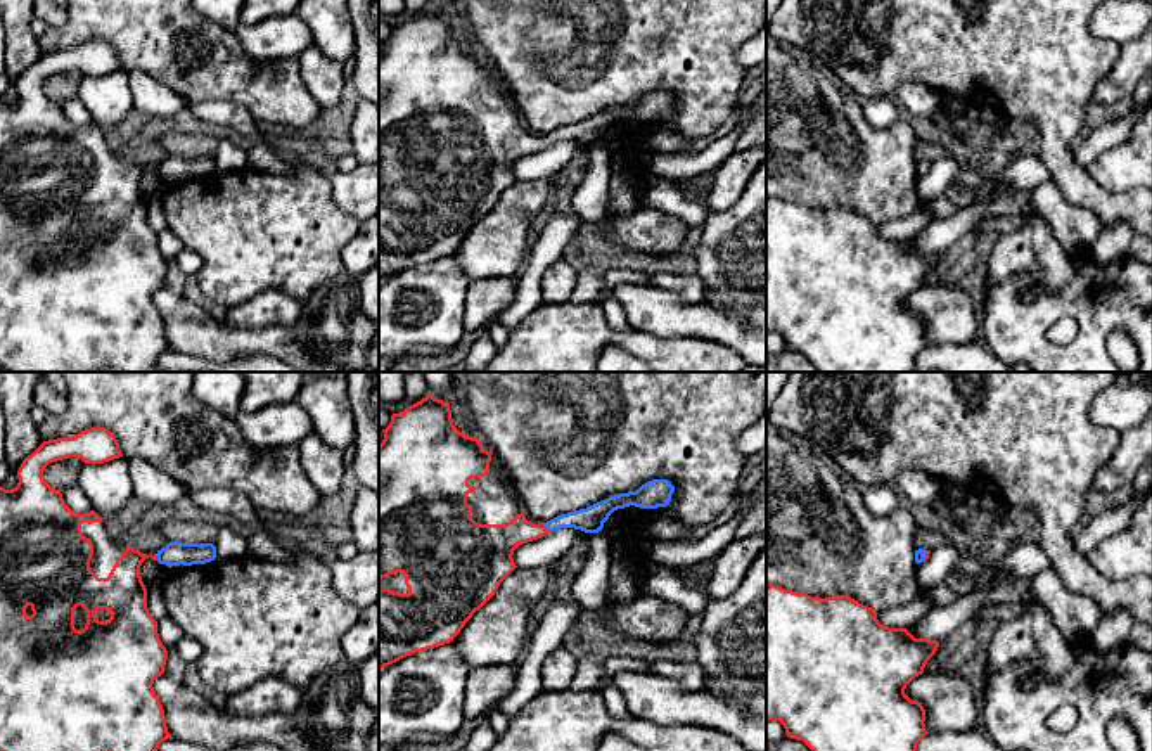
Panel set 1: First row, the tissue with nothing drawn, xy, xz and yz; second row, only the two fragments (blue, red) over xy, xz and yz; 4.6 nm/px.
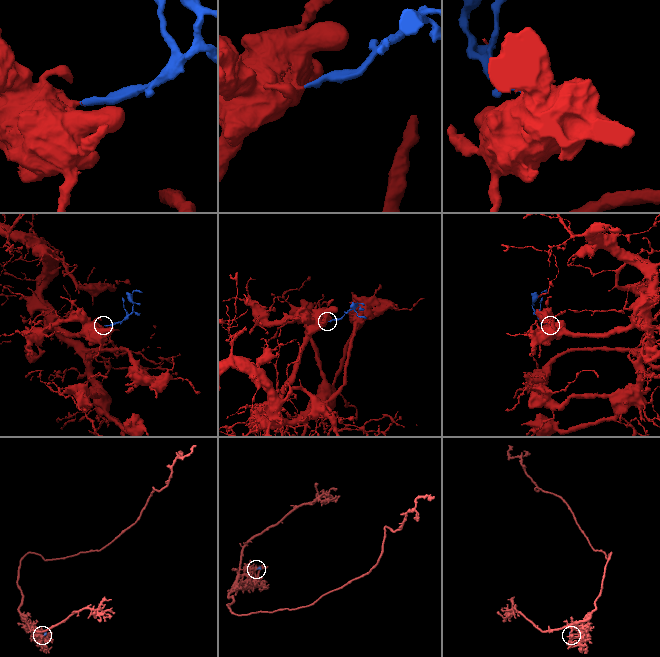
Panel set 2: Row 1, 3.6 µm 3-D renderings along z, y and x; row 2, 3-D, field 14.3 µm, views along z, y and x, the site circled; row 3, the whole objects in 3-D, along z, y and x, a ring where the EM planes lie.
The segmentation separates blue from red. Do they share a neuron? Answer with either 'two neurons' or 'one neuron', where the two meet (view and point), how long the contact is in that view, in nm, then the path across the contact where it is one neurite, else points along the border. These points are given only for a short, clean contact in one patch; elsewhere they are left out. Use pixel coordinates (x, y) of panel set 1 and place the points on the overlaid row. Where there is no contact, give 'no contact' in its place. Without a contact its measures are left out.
one neuron; meets blue in xz at (545, 526); contact 50 nm long; runs through xz (590, 519), (566, 519), (545, 526), (516, 532), (495, 544)

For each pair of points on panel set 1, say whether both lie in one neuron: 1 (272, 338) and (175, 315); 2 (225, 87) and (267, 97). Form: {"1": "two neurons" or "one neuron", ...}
{"1": "one neuron", "2": "one neuron"}

